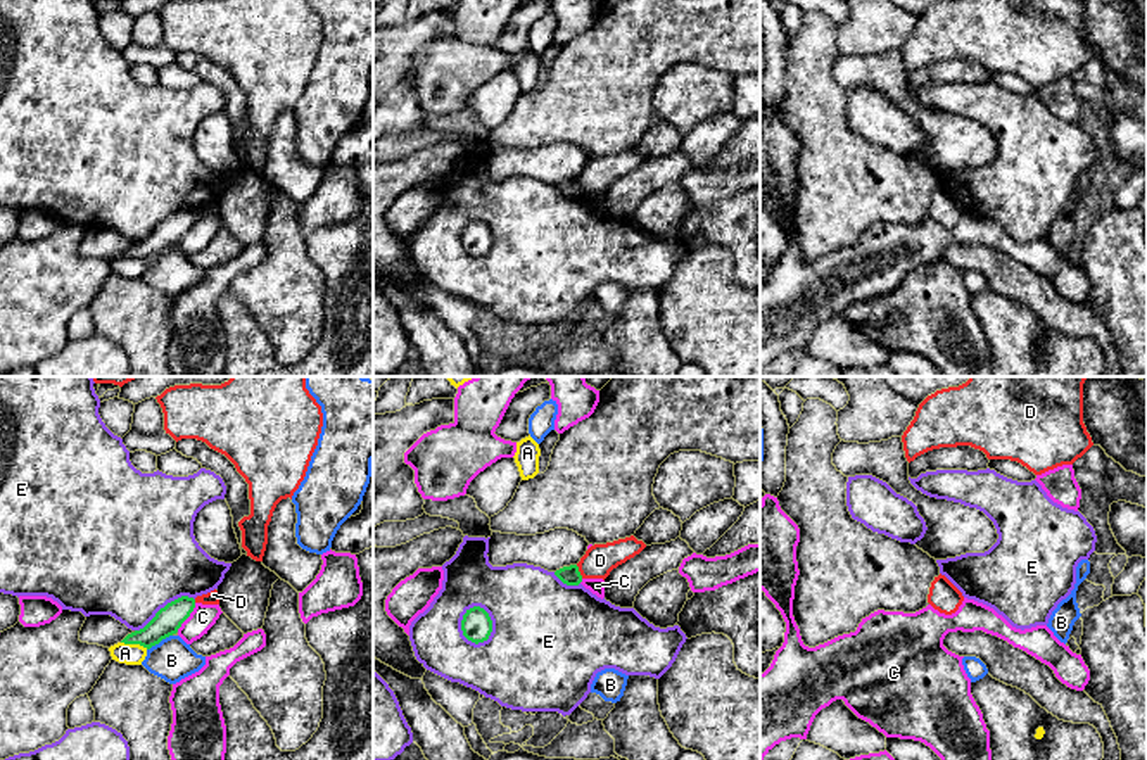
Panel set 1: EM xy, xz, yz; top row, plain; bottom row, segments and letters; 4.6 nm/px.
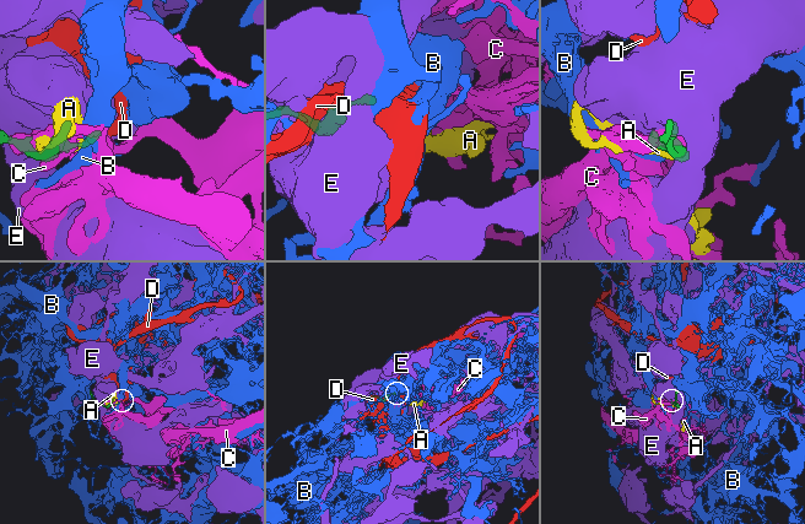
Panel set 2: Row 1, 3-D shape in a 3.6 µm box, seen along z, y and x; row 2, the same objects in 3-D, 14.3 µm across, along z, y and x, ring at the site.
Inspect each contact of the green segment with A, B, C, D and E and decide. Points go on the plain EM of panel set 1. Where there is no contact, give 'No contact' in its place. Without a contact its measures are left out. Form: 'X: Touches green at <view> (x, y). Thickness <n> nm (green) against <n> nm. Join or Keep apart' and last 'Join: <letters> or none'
A: Touches green at xy (135, 256). Thickness 130 nm (green) against 100 nm. Keep apart
B: Touches green at xy (159, 254). Thickness 130 nm (green) against 190 nm. Keep apart
C: Touches green at xy (189, 228). Thickness 130 nm (green) against 120 nm. Keep apart
D: Touches green at xz (579, 185). Thickness 90 nm (green) against 150 nm. Keep apart
E: Touches green at xz (491, 240). Thickness 140 nm (green) against 500 nm. Keep apart
Join: none

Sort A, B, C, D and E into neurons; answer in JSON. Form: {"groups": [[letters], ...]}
{"groups": [["A", "C"], ["B"], ["D"], ["E"]]}

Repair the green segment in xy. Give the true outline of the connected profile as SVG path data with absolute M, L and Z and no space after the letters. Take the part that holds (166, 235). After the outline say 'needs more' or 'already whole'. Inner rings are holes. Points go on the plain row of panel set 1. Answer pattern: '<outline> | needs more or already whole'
M181 209L164 221L140 244L128 247L121 256L140 257L147 263L159 257L162 252L178 245L181 237L190 230L195 221L195 212Z | already whole

